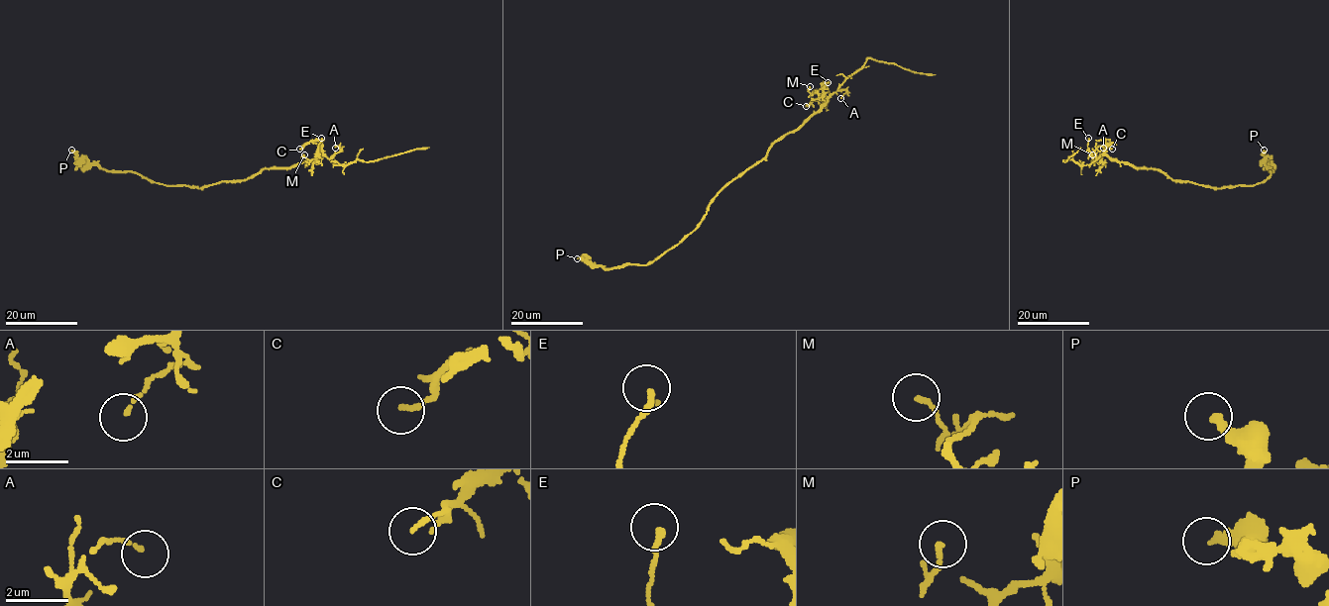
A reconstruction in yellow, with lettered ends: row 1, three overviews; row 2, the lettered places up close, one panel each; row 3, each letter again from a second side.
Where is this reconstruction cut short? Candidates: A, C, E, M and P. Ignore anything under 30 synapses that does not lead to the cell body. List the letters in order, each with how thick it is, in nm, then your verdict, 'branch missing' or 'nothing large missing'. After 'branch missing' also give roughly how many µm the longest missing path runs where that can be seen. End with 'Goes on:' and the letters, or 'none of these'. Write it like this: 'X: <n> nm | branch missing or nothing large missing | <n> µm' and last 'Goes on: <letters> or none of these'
A: 120 nm | nothing large missing
C: 130 nm | nothing large missing
E: 170 nm | nothing large missing
M: 140 nm | nothing large missing
P: 260 nm | nothing large missing
Goes on: none of these

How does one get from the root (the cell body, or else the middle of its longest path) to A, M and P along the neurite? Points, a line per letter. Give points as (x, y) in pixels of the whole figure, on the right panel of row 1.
A: (1168, 178), (1160, 170), (1136, 169), (1105, 155), (1096, 158), (1095, 149), (1099, 146), (1103, 148)
M: (1168, 178), (1157, 169), (1136, 169), (1104, 154), (1095, 159), (1098, 157), (1092, 154)
P: (1168, 178), (1217, 188), (1253, 185), (1263, 181), (1273, 169), (1264, 150)

